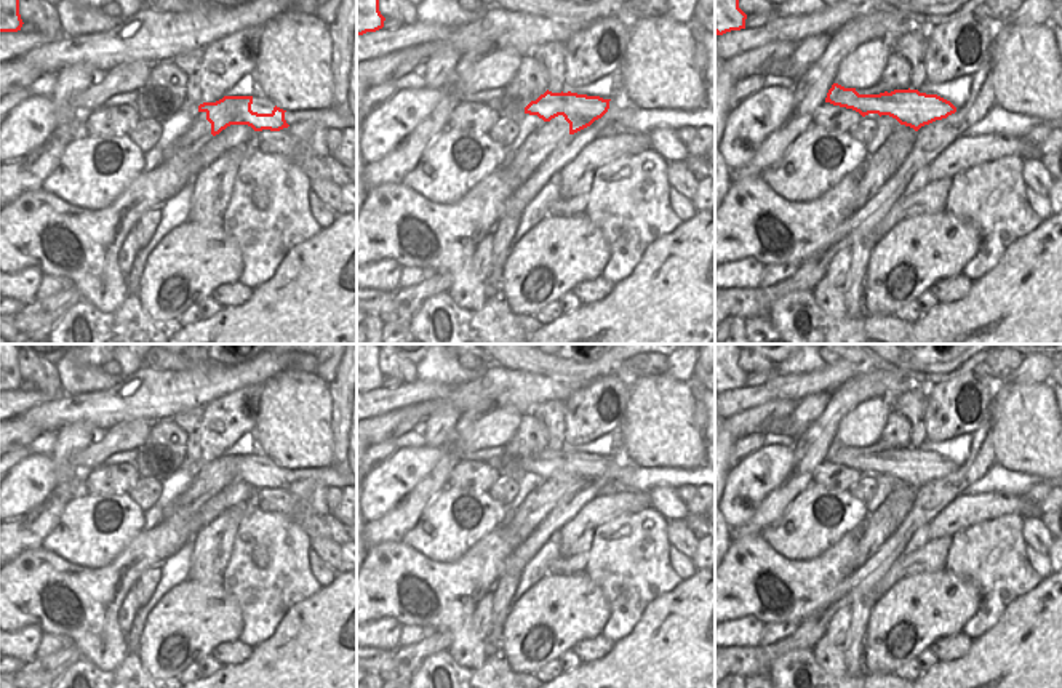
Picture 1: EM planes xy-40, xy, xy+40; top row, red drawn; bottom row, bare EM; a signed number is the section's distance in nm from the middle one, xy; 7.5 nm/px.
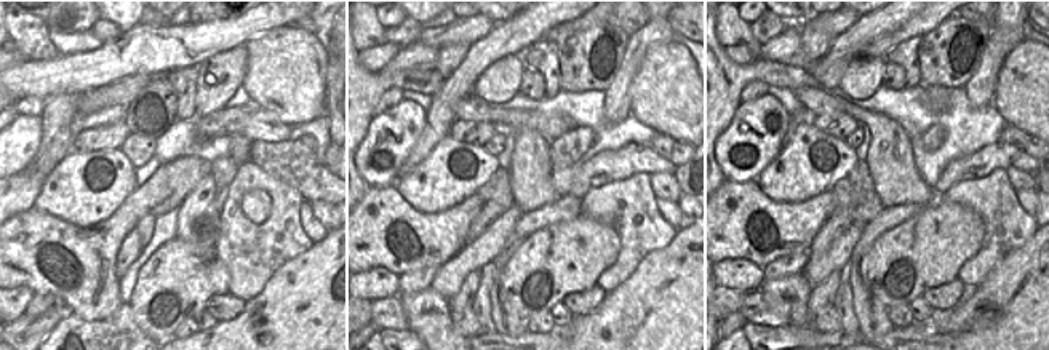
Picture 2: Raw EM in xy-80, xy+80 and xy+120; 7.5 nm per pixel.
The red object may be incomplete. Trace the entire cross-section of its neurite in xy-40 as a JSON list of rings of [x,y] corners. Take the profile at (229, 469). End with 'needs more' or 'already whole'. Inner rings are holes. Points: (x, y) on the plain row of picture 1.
[[[224,454],[216,461],[200,462],[198,470],[206,472],[213,494],[230,483],[248,483],[254,490],[280,490],[289,485],[285,478],[286,469],[275,464],[270,472],[258,472],[251,469],[251,462],[253,454]]]; already whole

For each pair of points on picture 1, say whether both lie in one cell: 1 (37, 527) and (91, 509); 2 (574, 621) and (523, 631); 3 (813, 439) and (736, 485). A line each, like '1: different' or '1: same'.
1: different
2: same
3: different

